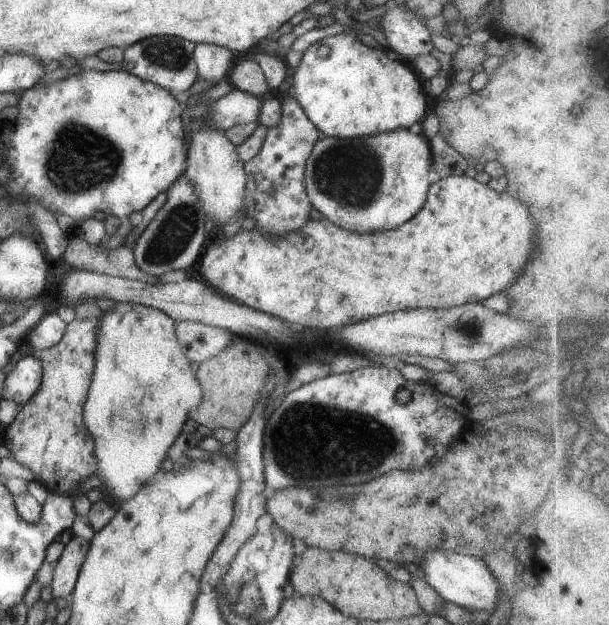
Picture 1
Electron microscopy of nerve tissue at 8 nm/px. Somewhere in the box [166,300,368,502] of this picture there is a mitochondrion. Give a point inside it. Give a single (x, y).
(287, 430)

